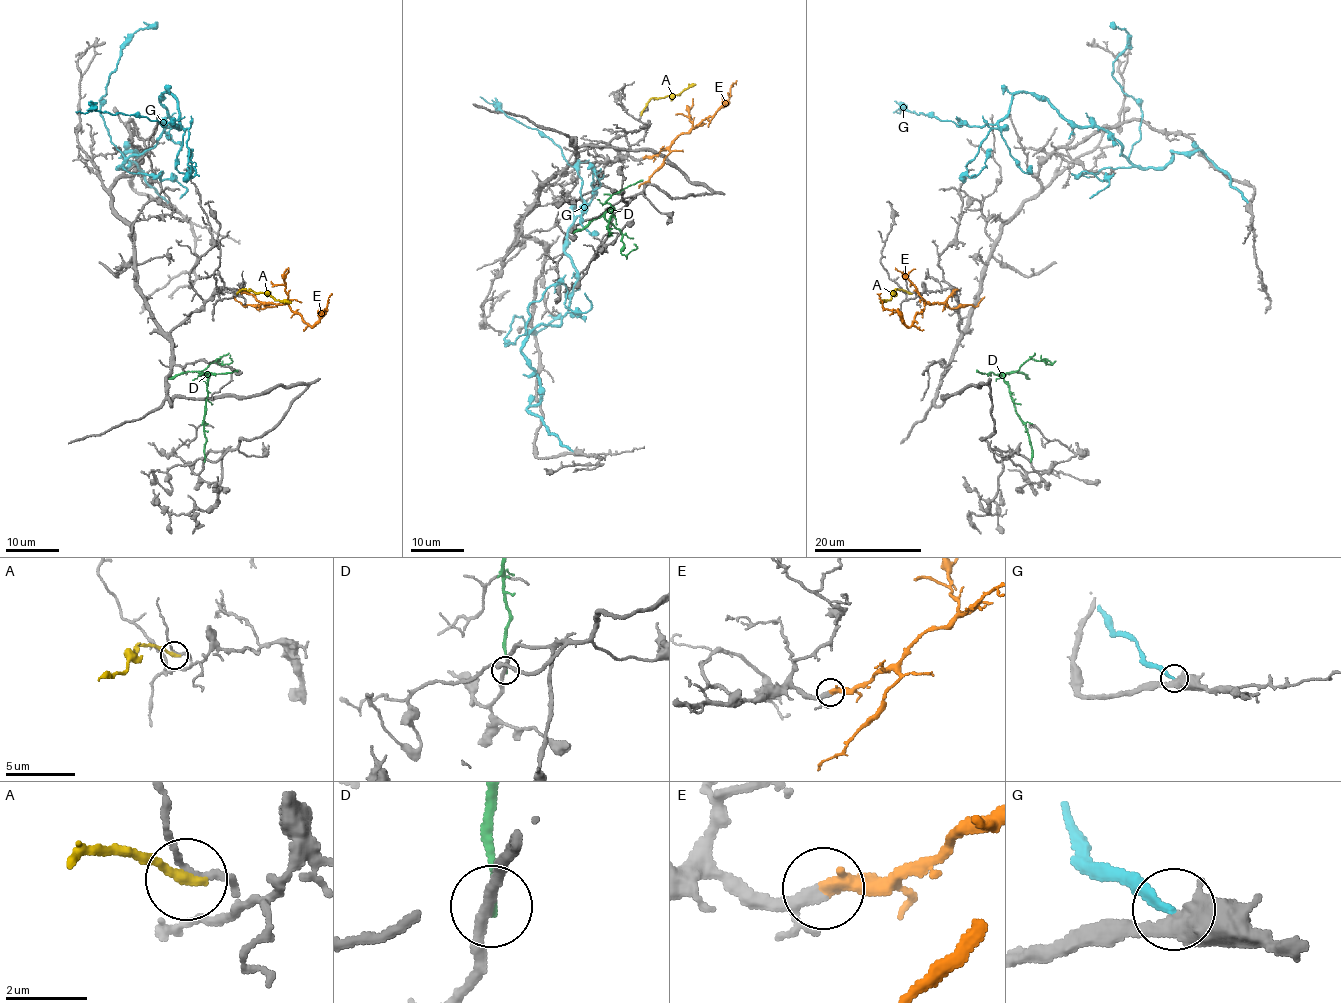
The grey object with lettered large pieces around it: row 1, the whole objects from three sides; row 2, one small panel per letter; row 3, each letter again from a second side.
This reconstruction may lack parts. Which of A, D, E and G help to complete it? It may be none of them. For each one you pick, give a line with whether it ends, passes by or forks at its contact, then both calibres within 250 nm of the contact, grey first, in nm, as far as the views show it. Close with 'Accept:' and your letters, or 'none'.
E: It ends there. Thickness 200 nm (grey) against 440 nm
Accept: E

